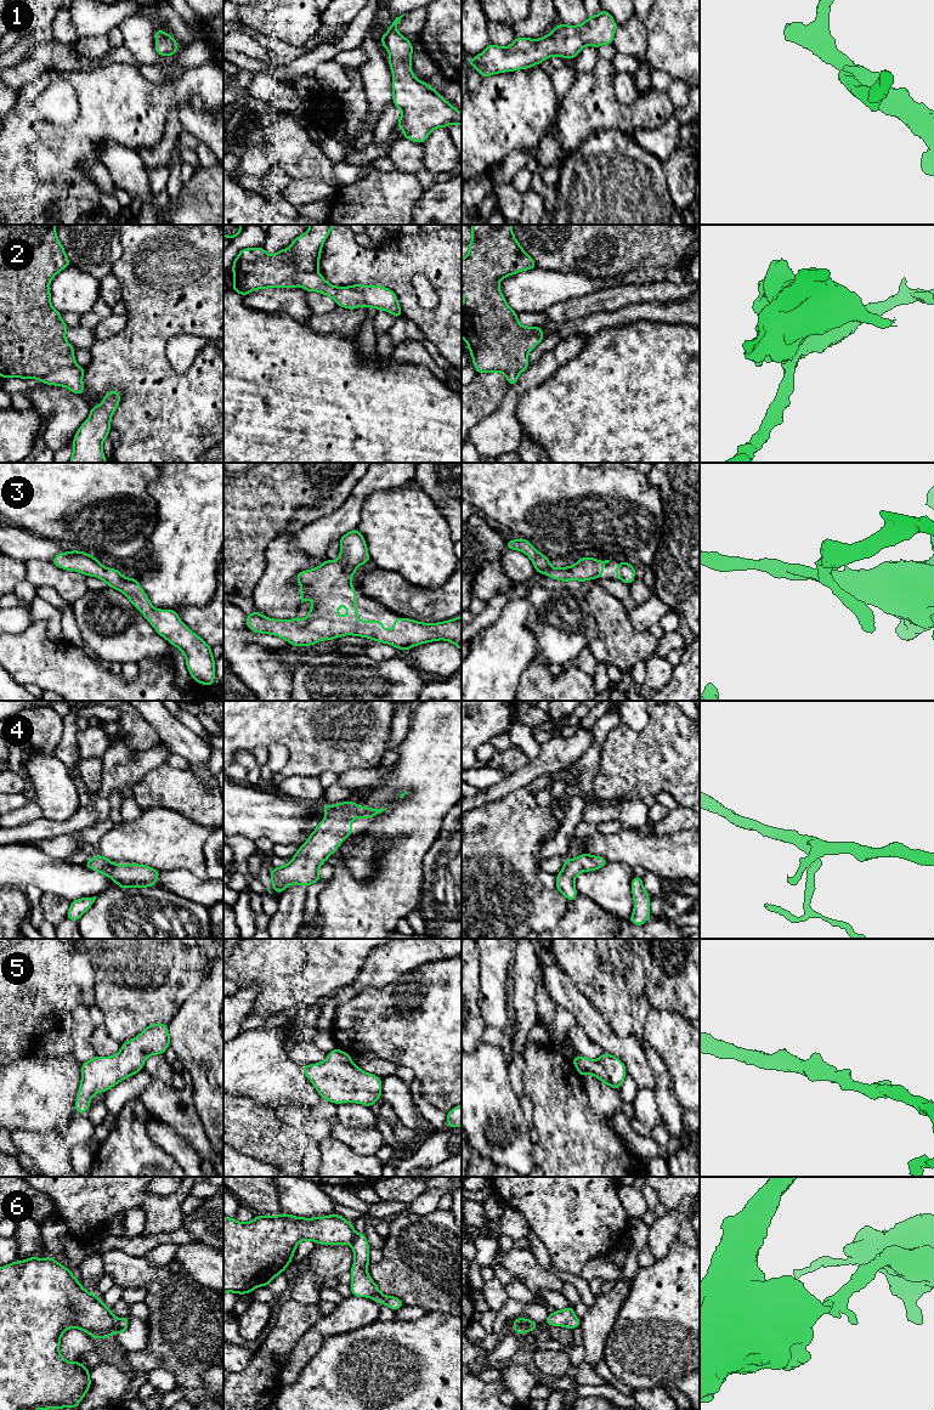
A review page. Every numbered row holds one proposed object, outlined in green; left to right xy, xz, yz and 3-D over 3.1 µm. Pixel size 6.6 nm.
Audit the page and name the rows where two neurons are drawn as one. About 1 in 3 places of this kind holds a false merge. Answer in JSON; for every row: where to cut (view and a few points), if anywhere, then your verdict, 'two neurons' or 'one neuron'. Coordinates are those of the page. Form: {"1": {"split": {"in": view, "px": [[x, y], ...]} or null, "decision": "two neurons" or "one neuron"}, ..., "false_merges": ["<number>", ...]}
{"1": {"split": null, "decision": "one neuron"}, "2": {"split": {"in": "xy", "px": [[75, 364], [68, 368], [58, 368], [39, 379]]}, "decision": "two neurons"}, "3": {"split": null, "decision": "one neuron"}, "4": {"split": null, "decision": "one neuron"}, "5": {"split": {"in": "xz", "px": [[380, 1093], [352, 1089], [343, 1098], [333, 1102]]}, "decision": "two neurons"}, "6": {"split": {"in": "yz", "px": [[525, 1319], [521, 1332]]}, "decision": "two neurons"}, "false_merges": ["2", "5", "6"]}

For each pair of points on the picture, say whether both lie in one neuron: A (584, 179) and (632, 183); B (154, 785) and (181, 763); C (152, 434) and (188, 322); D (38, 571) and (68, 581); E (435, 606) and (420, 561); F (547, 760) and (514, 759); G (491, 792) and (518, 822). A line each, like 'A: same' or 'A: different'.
A: same
B: different
C: same
D: same
E: different
F: different
G: different

